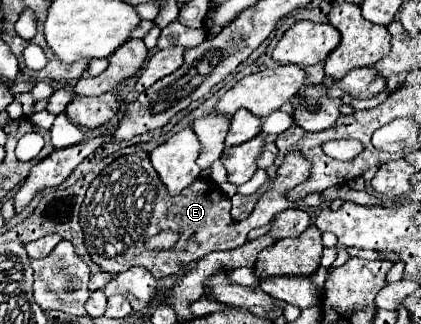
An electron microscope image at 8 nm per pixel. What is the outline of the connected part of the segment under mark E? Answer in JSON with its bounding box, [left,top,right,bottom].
[79,151,311,279]

